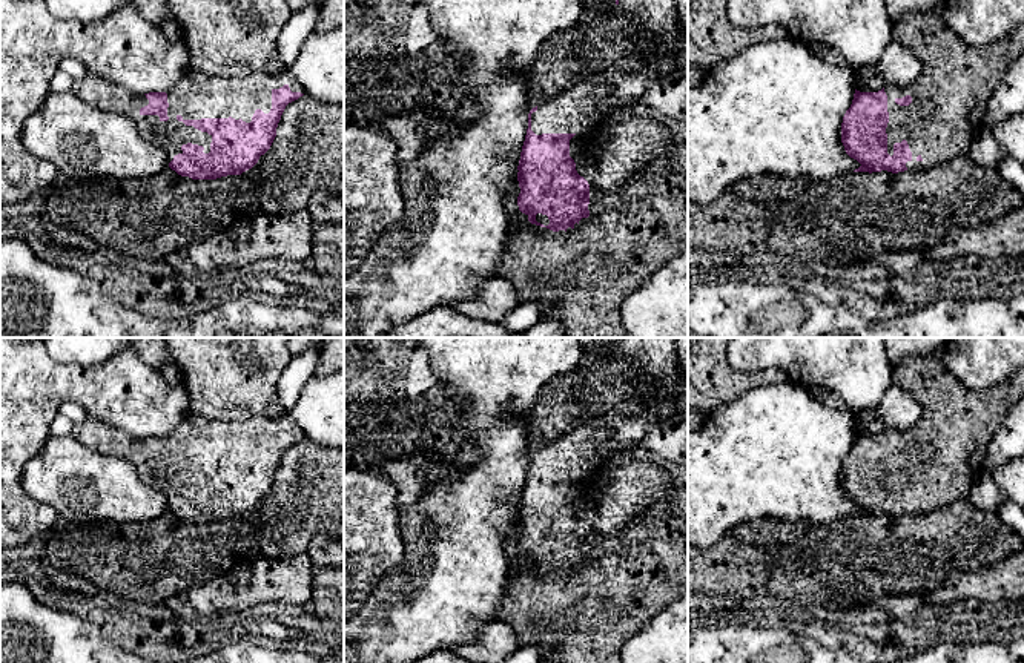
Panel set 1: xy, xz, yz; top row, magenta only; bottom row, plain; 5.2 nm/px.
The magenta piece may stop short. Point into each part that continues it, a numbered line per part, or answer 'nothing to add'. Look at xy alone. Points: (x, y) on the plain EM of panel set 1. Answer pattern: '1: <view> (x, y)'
1: xy (197, 439)

